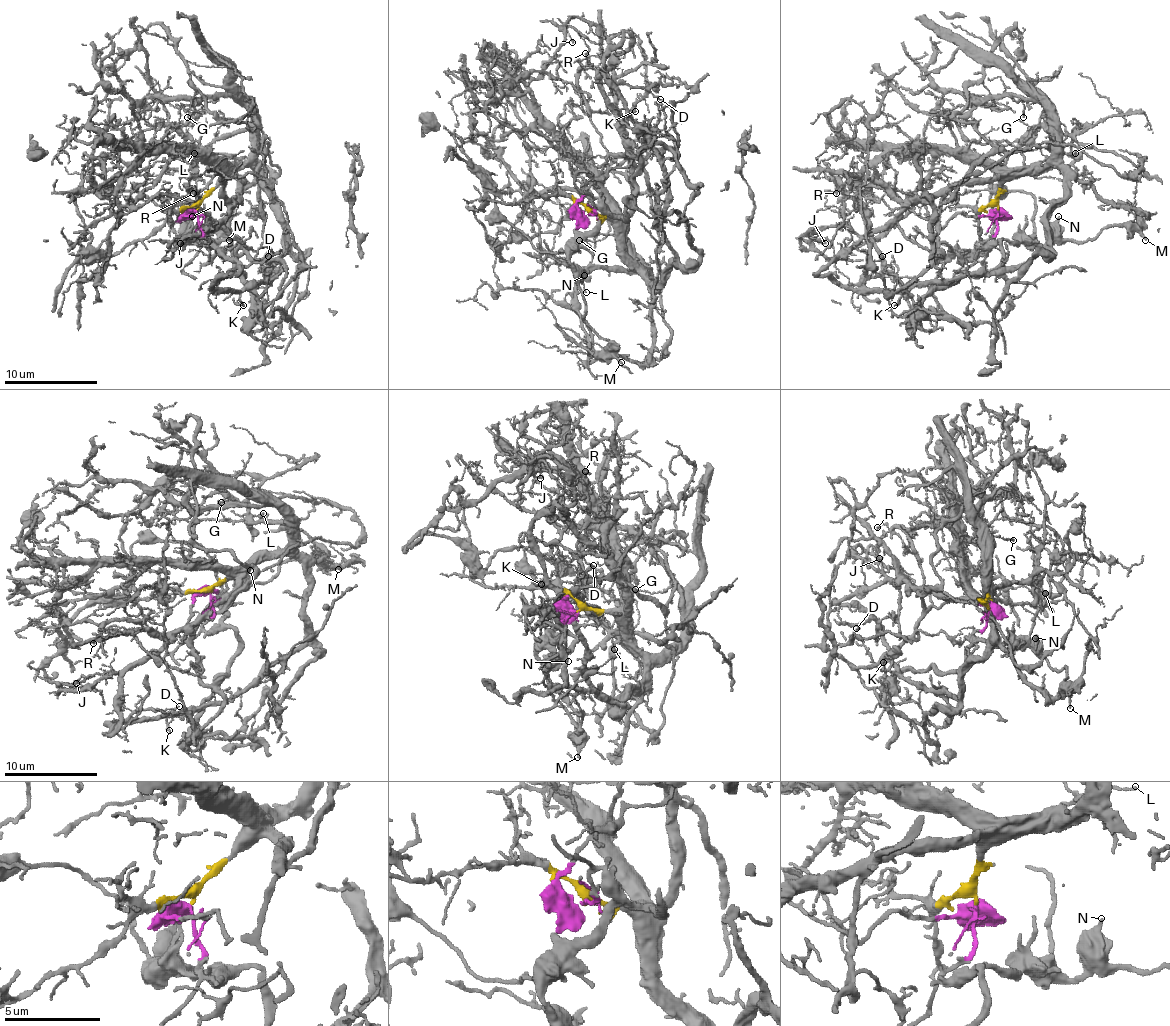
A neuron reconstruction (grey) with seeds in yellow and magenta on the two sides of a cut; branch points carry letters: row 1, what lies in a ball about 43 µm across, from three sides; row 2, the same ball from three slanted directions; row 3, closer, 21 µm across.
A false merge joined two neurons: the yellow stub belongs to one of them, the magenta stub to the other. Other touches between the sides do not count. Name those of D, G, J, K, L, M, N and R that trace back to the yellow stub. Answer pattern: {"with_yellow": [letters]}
{"with_yellow": ["D", "G", "J", "K", "L"]}

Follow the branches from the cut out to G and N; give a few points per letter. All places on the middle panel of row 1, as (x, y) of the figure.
G: (589, 215), (605, 215), (614, 224), (621, 249), (640, 268), (644, 268), (612, 226), (600, 240), (580, 240)
N: (589, 215), (603, 212), (603, 219), (570, 256), (573, 266), (584, 275)

